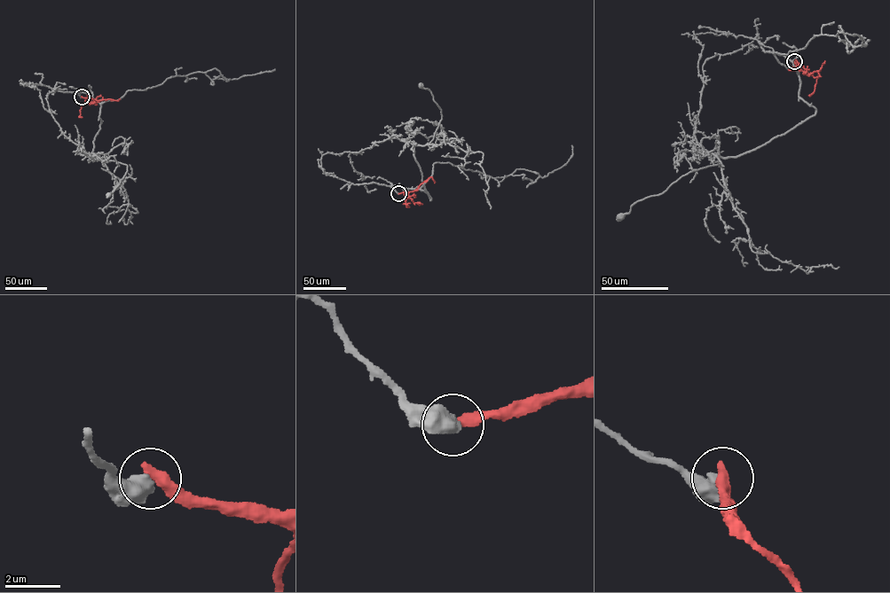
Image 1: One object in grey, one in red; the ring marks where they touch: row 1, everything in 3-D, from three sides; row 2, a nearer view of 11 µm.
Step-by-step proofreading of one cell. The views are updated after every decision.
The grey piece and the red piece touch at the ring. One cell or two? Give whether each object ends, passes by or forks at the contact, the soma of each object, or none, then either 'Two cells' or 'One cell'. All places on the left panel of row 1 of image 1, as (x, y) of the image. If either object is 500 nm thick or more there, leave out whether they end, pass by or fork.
Soma of grey: (108, 194). Soma of red: none. Two cells

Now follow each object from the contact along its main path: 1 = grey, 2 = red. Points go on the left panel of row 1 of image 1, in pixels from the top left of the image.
1: (82, 97), (77, 92), (86, 92), (100, 105), (100, 128), (90, 157), (127, 166), (119, 185), (108, 194)
2: (82, 97), (98, 100), (119, 98)

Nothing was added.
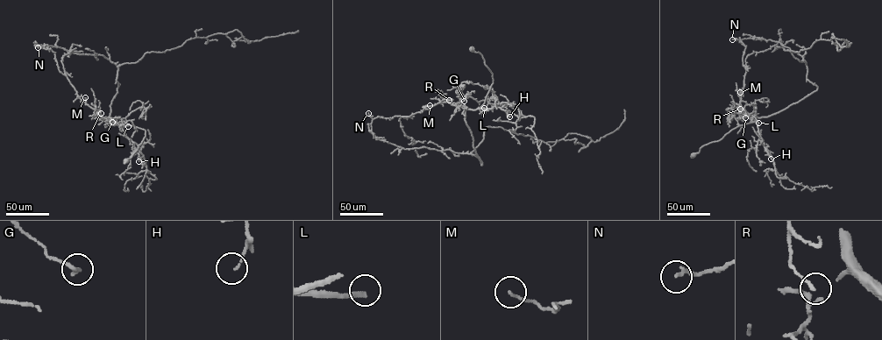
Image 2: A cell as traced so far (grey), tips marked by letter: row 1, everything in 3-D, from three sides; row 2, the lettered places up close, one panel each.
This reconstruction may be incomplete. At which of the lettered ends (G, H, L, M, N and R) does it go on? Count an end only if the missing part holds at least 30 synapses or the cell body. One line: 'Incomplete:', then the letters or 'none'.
Incomplete: L

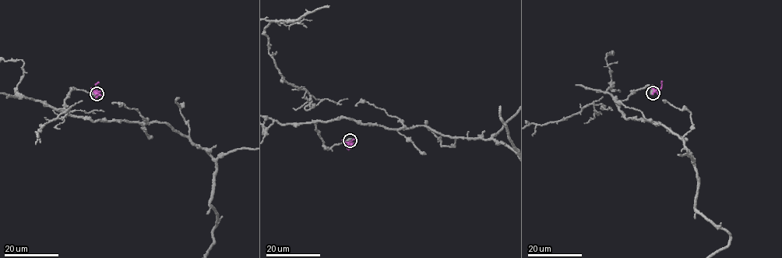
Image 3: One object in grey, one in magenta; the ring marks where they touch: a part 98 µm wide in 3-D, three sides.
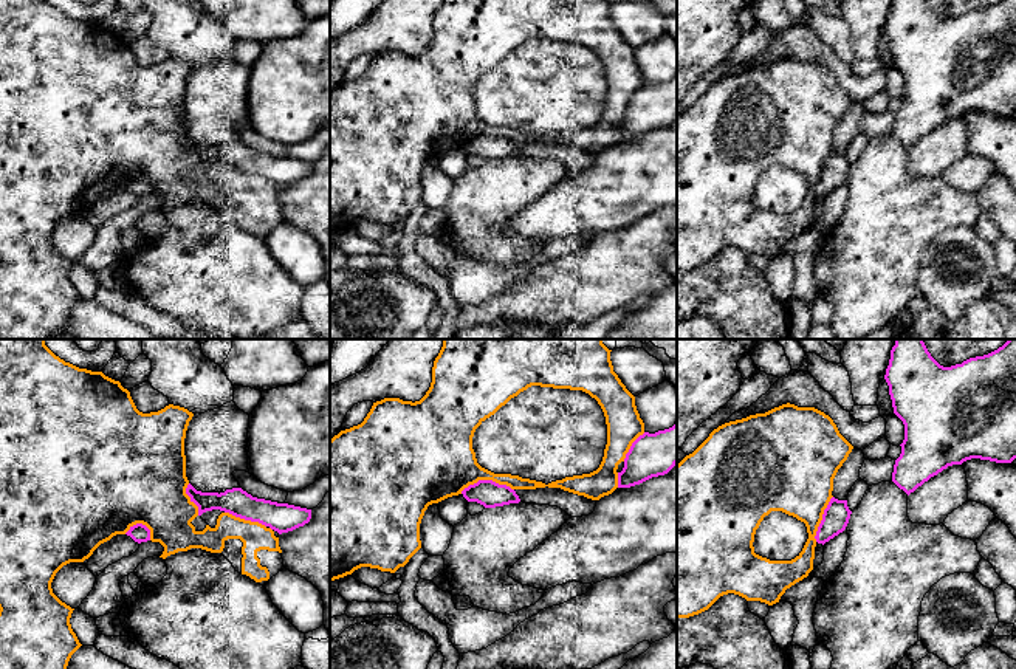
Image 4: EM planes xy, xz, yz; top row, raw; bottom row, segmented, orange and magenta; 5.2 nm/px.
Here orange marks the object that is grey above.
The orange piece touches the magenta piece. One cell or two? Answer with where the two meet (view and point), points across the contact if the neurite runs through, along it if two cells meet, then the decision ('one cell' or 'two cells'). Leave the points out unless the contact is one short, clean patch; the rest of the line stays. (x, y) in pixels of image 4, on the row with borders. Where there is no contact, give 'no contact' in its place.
contact xz (487, 479); two cells

